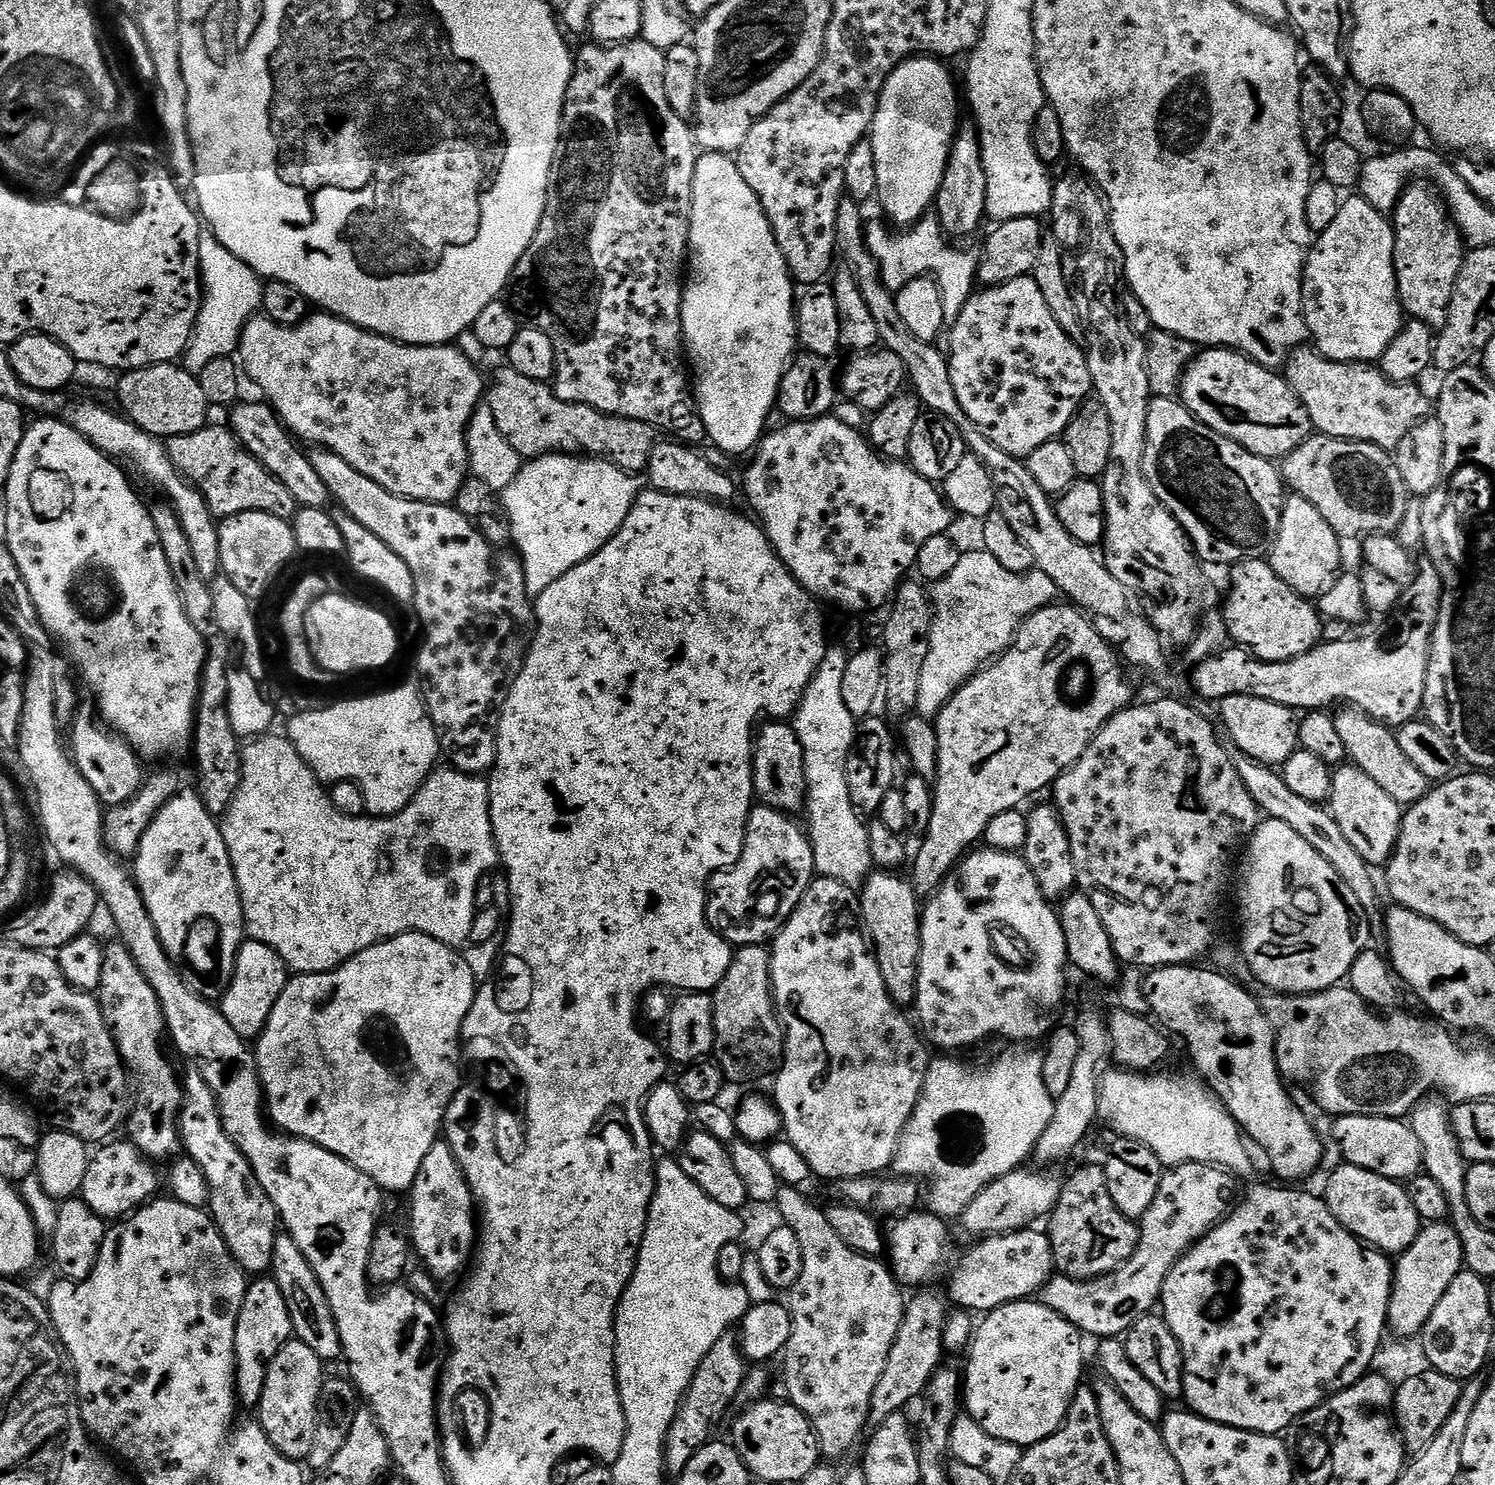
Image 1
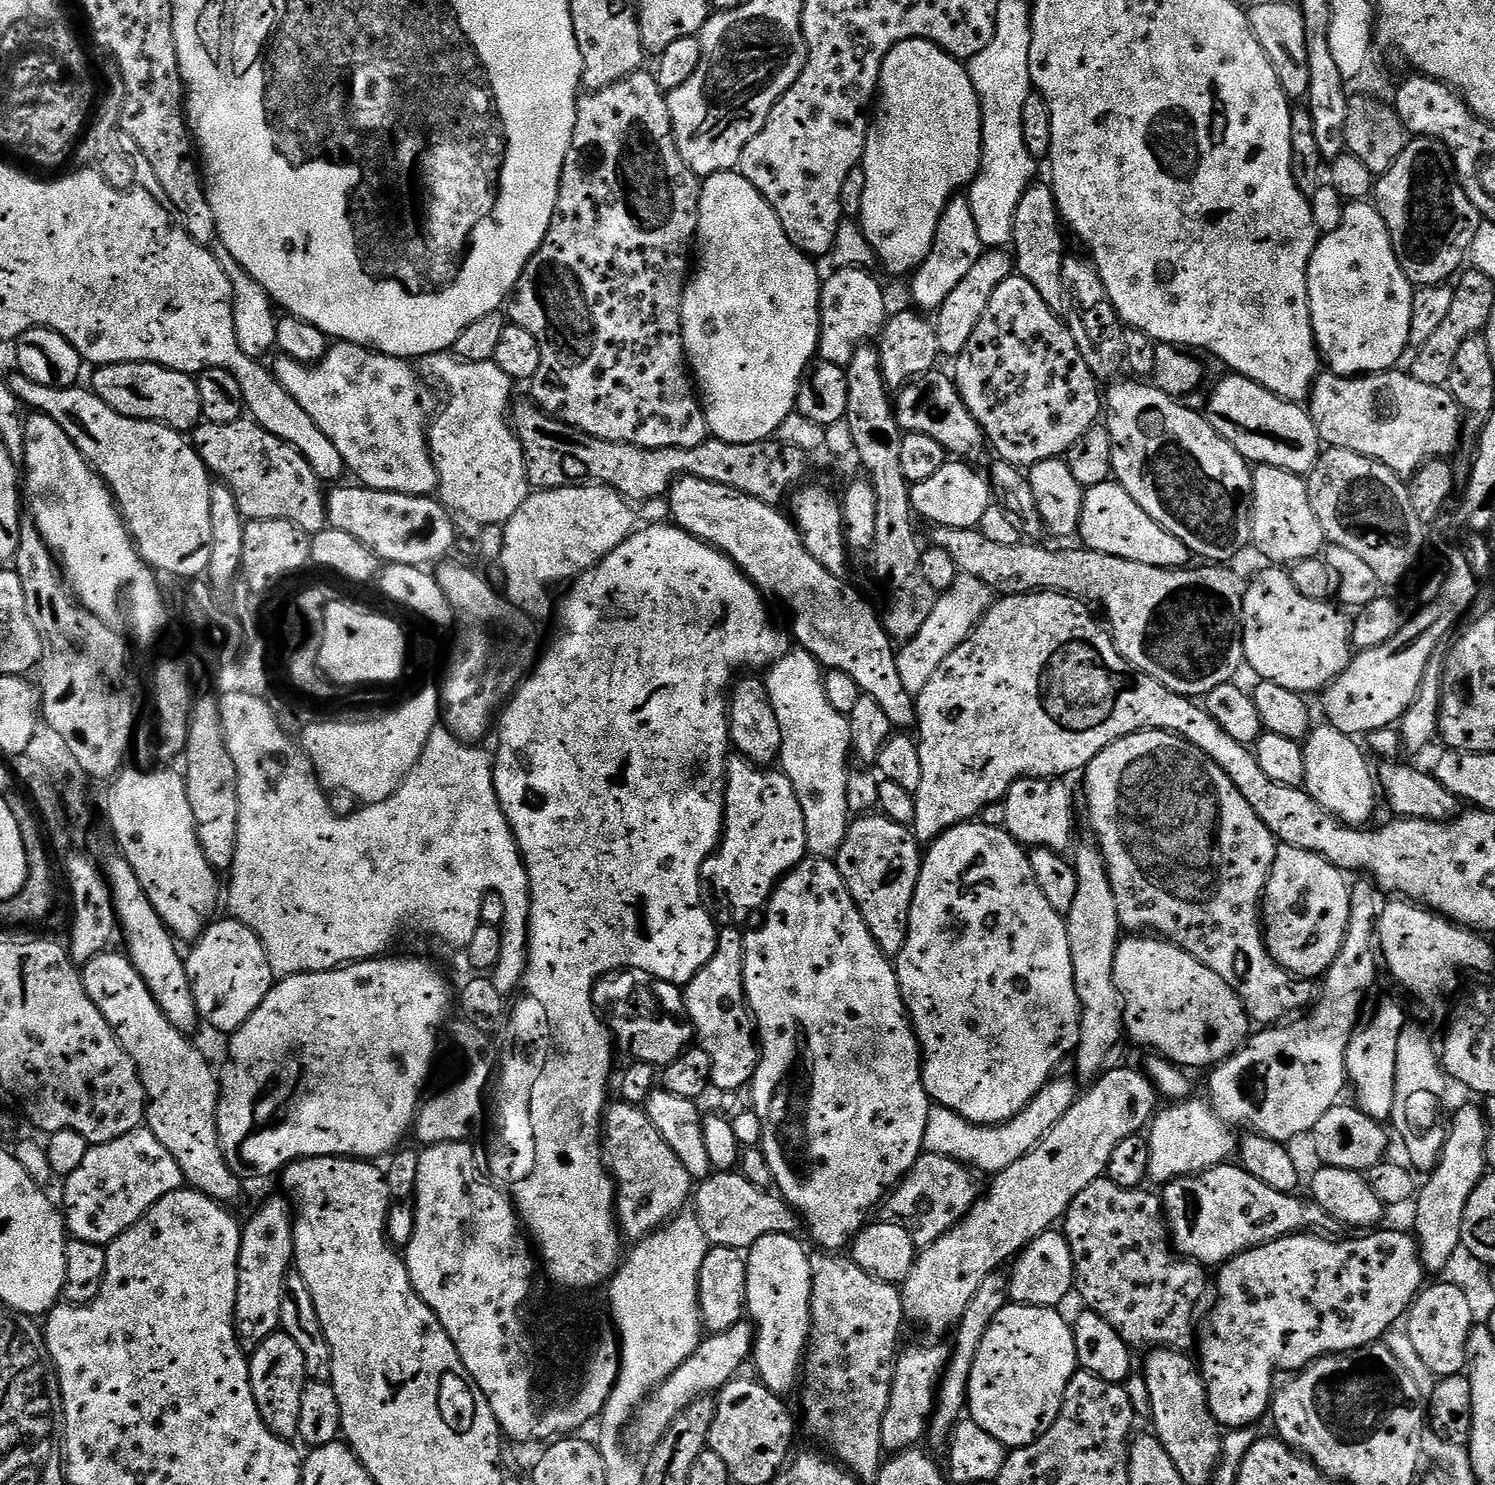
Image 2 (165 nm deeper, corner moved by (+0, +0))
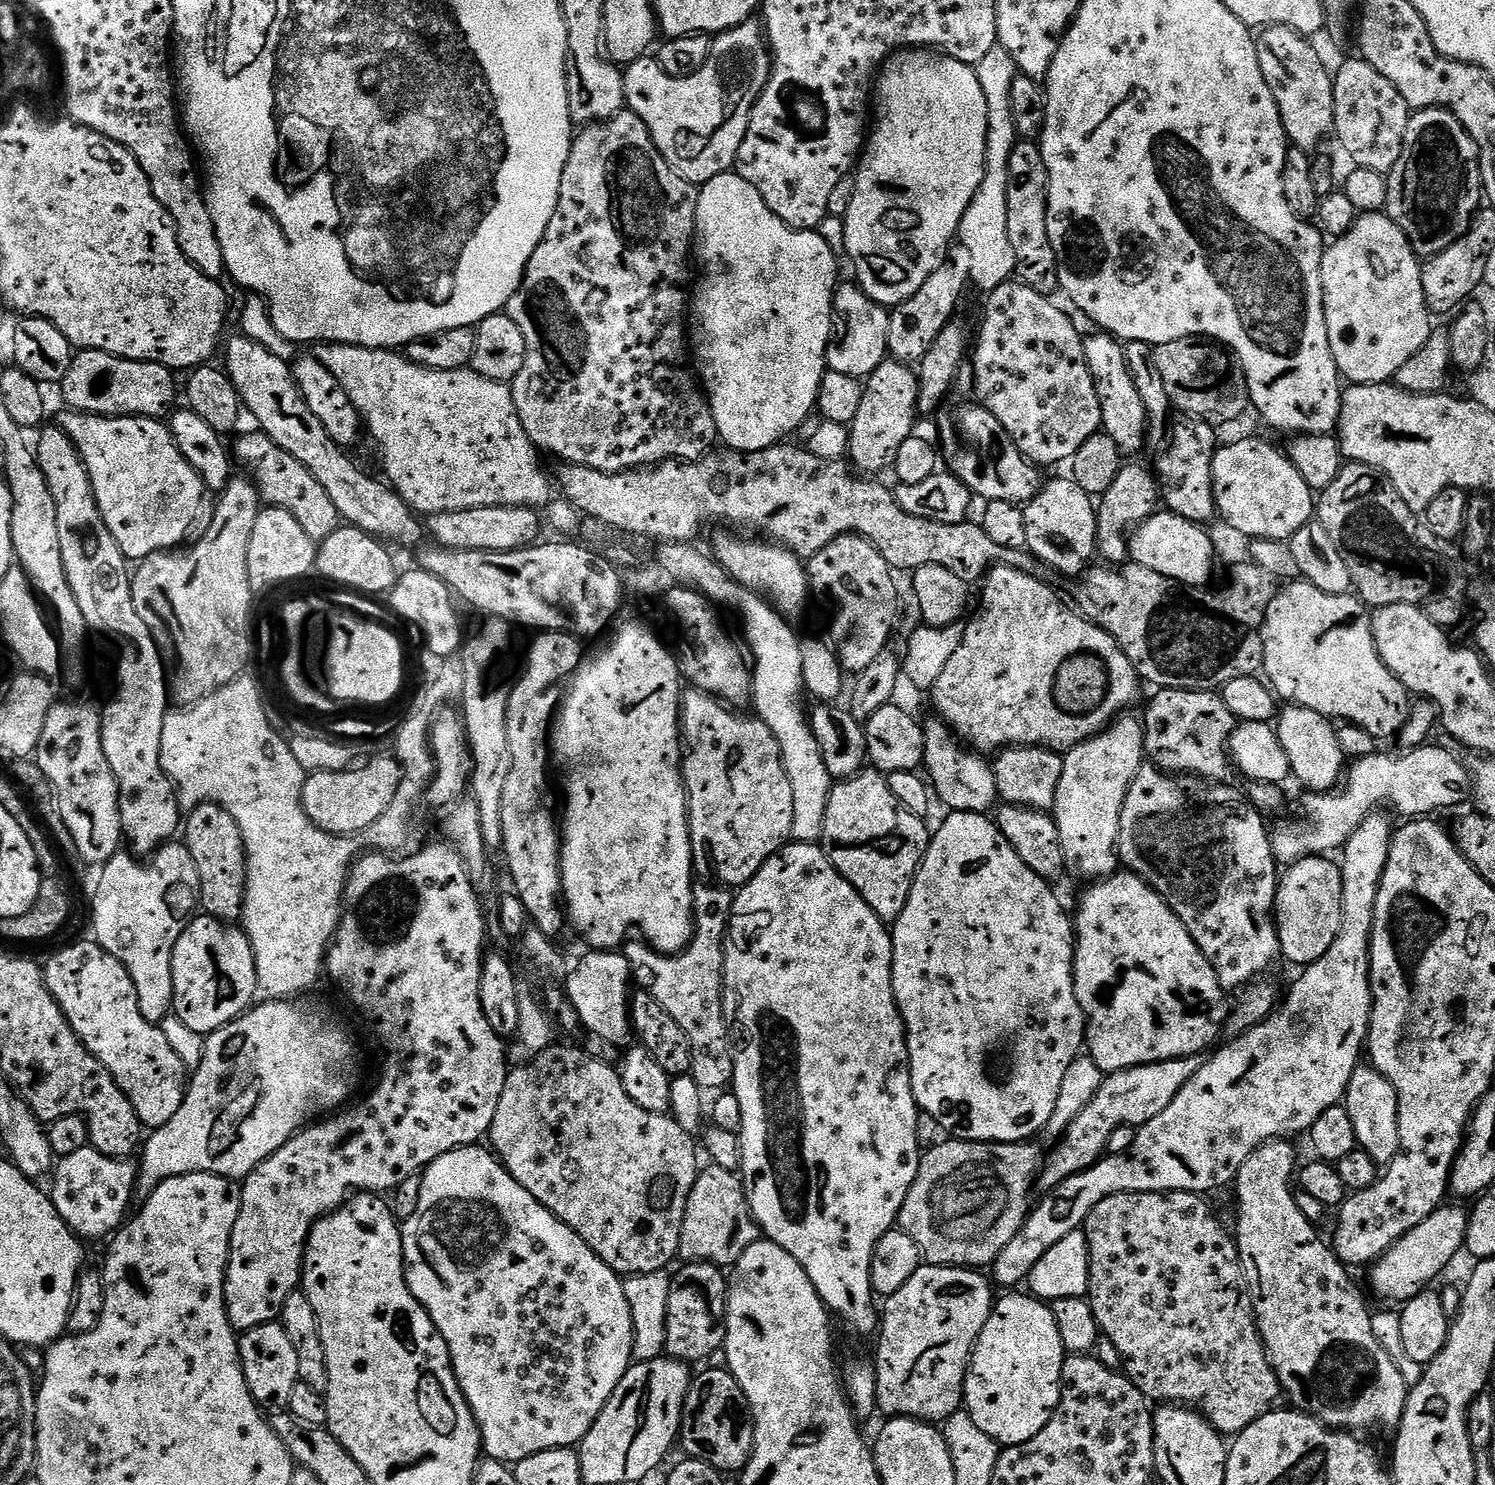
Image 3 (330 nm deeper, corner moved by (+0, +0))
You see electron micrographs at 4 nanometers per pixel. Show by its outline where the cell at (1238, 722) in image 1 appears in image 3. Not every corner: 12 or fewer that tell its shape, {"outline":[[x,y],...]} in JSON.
{"outline":[[1155,694],[1144,750],[1169,774],[1225,759],[1238,721],[1223,695]]}

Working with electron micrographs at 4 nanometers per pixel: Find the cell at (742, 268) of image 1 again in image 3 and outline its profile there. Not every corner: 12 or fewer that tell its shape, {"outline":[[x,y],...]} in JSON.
{"outline":[[735,170],[699,189],[686,336],[716,435],[816,408],[837,253]]}

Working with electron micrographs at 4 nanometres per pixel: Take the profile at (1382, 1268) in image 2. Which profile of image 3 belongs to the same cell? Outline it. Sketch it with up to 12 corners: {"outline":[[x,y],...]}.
{"outline":[[1451,1202],[1371,1265],[1372,1288],[1403,1302],[1425,1291],[1468,1238]]}

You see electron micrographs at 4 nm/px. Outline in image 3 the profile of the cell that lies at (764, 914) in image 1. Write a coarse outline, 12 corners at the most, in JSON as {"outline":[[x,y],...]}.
{"outline":[[680,702],[692,866],[739,890],[792,840],[778,738]]}

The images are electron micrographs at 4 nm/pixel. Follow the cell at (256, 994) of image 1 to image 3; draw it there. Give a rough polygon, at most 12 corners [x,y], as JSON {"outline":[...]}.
{"outline":[[197,915],[174,946],[172,1011],[203,1038],[258,993],[239,927]]}

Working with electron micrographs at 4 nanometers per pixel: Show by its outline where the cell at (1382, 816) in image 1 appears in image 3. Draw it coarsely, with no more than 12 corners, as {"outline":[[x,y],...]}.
{"outline":[[1288,706],[1274,727],[1309,793],[1346,772],[1337,725]]}

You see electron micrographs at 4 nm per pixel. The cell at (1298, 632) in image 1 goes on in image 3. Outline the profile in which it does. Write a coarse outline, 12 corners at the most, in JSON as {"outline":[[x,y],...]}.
{"outline":[[1303,578],[1264,619],[1273,693],[1377,741],[1410,693],[1368,605]]}

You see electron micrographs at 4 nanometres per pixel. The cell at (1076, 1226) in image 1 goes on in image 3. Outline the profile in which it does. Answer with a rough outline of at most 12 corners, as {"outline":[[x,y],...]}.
{"outline":[[1194,1192],[1086,1218],[1087,1299],[1150,1402],[1228,1438],[1282,1389]]}

